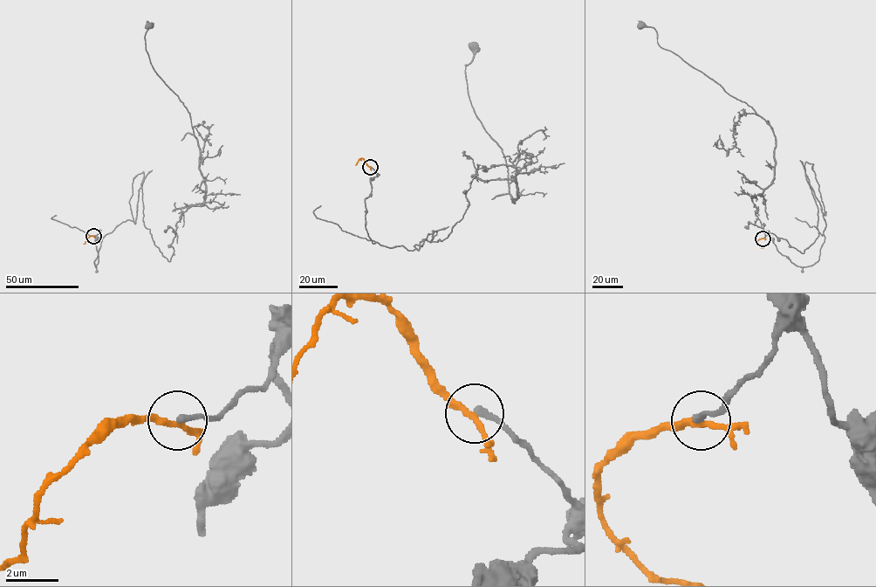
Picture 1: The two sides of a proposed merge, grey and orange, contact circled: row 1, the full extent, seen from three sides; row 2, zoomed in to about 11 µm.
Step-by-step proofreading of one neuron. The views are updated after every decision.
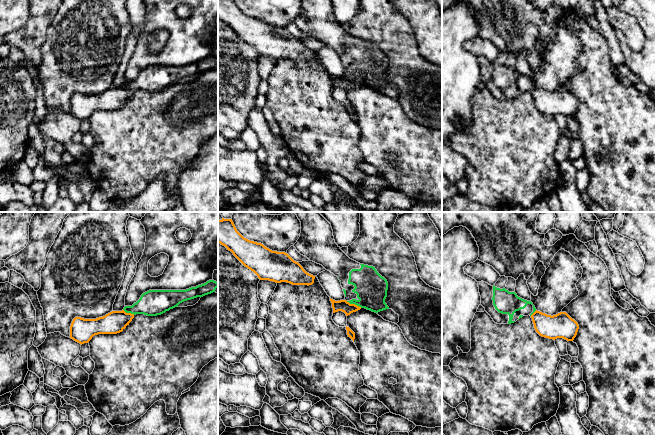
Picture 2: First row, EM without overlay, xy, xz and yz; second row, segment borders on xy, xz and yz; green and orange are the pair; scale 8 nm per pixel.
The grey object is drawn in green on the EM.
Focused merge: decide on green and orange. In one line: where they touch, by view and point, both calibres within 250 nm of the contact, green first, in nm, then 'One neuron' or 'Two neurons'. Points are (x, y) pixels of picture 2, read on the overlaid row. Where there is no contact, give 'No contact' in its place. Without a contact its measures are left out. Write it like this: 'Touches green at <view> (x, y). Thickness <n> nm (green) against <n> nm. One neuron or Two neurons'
Touches green at xz (354, 303). Thickness 260 nm (green) against 90 nm. Two neurons

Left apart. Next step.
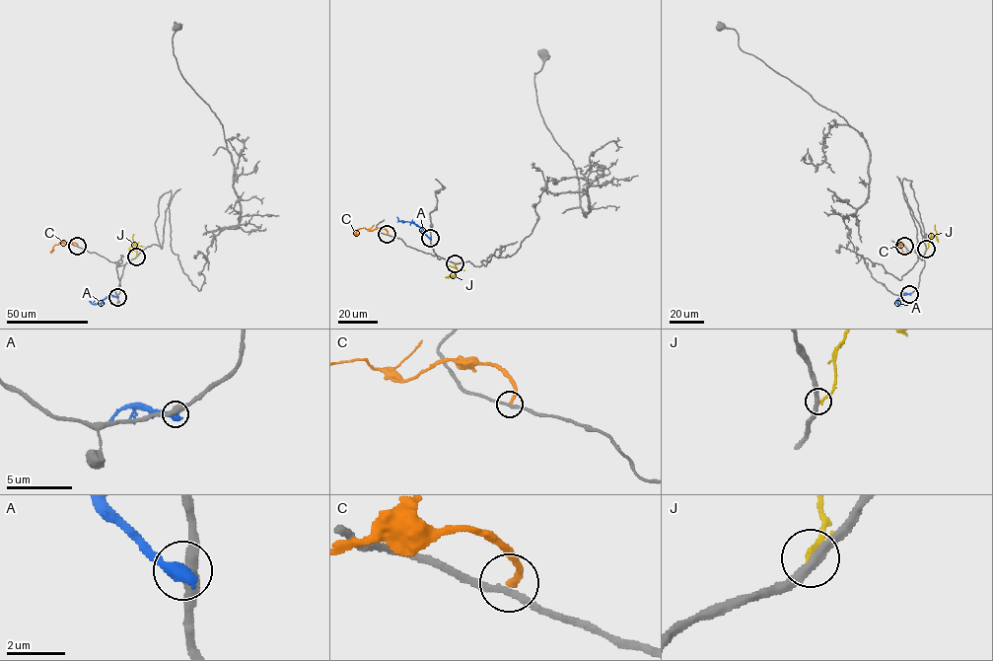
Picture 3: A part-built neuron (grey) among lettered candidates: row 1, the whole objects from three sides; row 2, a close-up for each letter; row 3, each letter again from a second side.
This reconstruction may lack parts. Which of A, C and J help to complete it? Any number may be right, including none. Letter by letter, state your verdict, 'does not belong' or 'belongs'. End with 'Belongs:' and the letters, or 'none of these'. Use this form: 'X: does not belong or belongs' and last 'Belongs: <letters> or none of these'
A: does not belong
C: does not belong
J: does not belong
Belongs: none of these

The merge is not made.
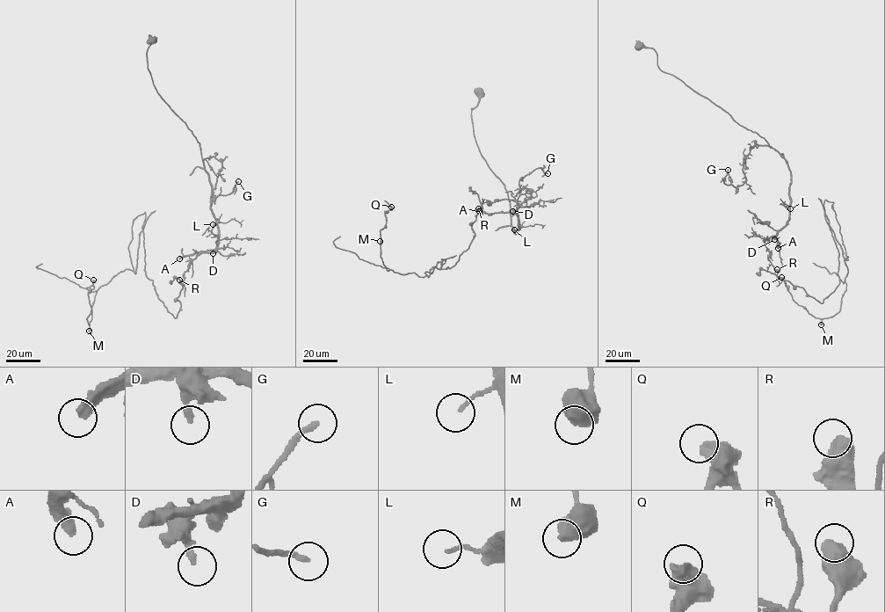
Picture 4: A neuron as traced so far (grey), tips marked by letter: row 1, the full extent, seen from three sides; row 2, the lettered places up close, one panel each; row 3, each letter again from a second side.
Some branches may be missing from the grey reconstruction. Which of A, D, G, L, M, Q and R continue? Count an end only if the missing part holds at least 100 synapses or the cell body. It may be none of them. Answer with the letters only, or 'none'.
A

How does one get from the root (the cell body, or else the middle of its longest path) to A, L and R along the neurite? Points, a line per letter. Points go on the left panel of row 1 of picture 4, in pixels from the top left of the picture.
A: (153, 40), (147, 52), (148, 69), (157, 91), (199, 143), (218, 230), (213, 250), (179, 258)
L: (153, 40), (147, 52), (148, 69), (157, 91), (199, 143), (211, 187), (213, 224)
R: (153, 40), (148, 69), (199, 143), (218, 230), (217, 251), (199, 253), (183, 286), (179, 280)

